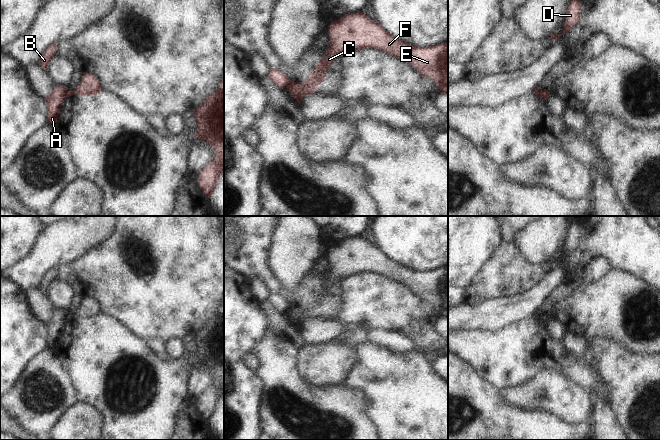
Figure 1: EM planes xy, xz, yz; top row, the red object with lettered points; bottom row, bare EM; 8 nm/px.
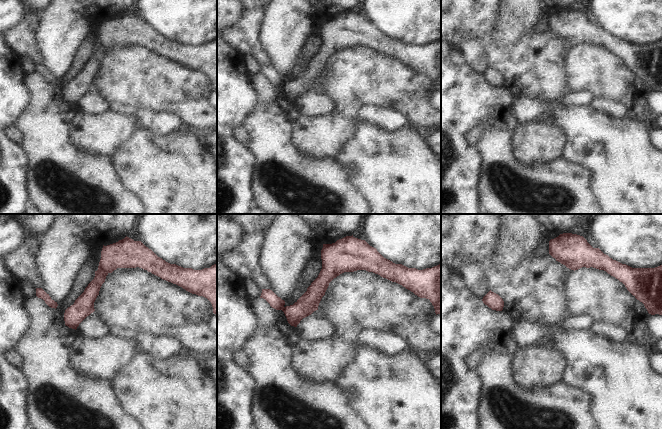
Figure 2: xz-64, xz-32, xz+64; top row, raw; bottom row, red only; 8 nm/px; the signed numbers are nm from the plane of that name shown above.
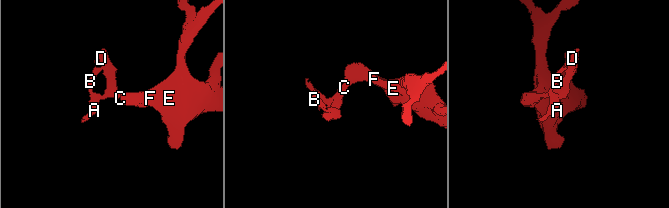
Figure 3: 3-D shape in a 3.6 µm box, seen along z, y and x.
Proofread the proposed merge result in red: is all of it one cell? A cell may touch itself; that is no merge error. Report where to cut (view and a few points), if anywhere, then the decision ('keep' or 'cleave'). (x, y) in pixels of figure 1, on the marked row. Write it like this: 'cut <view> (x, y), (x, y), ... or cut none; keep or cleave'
cut xz (292, 81), (286, 87); cleave

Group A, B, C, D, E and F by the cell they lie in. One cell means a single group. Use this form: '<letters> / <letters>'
A B / C D E F

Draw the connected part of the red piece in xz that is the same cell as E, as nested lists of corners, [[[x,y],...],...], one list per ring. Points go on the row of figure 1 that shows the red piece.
[[[361,12],[331,21],[328,34],[329,48],[305,83],[292,81],[287,87],[299,104],[307,94],[316,92],[335,58],[365,48],[383,50],[404,59],[424,77],[431,78],[442,93],[448,93],[448,42],[426,48],[413,46],[392,36],[383,26]]]

